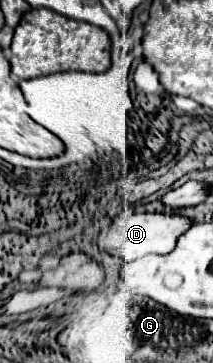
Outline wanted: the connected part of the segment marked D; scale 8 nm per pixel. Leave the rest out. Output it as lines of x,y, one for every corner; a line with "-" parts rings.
121,209
109,229
97,237
97,247
109,255
117,255
123,261
133,261
149,253
167,255
175,249
177,239
193,225
193,221
175,211
157,211
157,213
135,213
133,209

